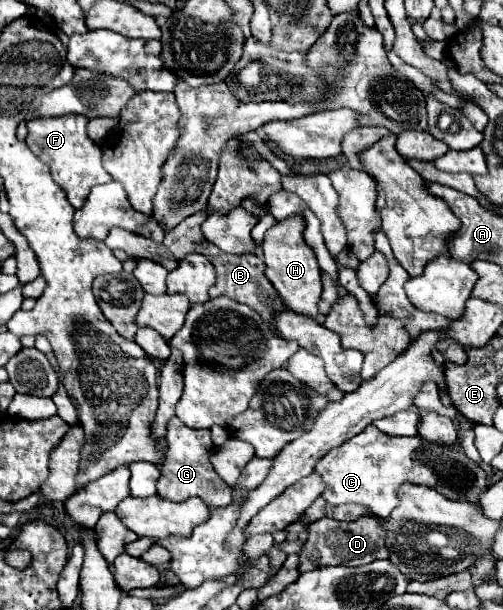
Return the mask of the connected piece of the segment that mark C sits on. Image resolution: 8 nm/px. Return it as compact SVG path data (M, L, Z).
M369 425L365 431L335 447L317 461L315 471L325 481L323 499L329 505L357 503L363 505L371 515L379 519L389 519L391 511L399 503L399 487L405 483L433 487L441 495L453 501L479 503L479 495L487 491L487 473L475 461L471 461L461 447L461 437L453 447L441 447L435 443L425 443L419 435L415 437L393 437L381 433L377 427Z

